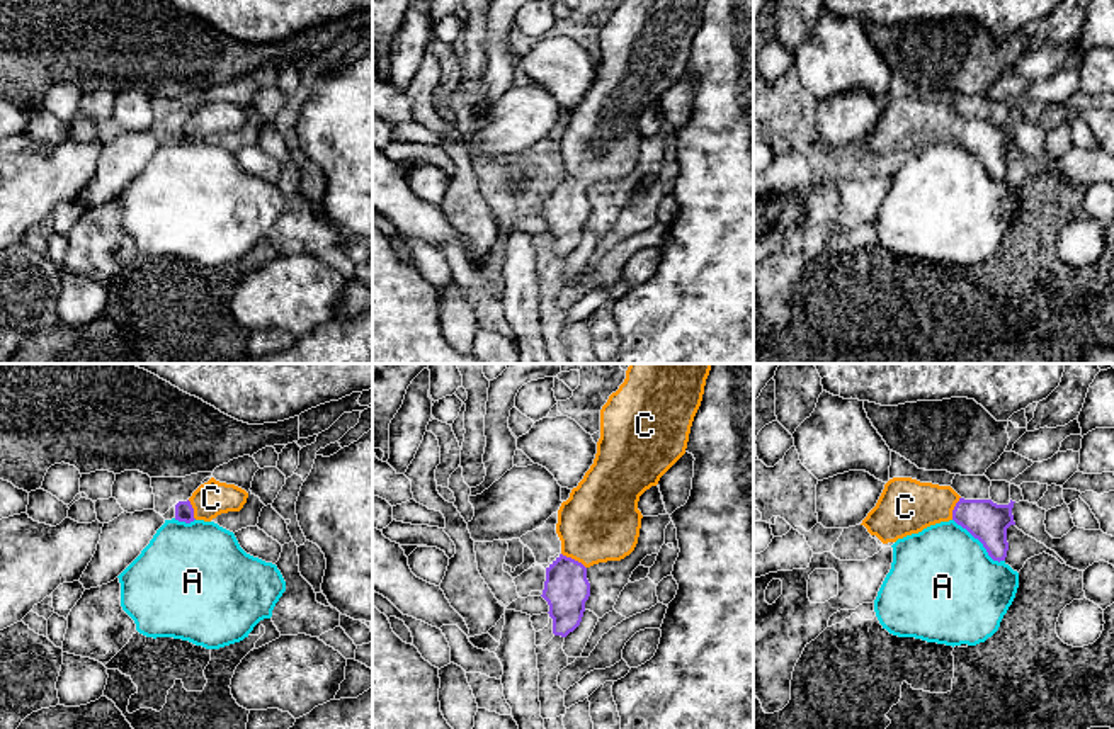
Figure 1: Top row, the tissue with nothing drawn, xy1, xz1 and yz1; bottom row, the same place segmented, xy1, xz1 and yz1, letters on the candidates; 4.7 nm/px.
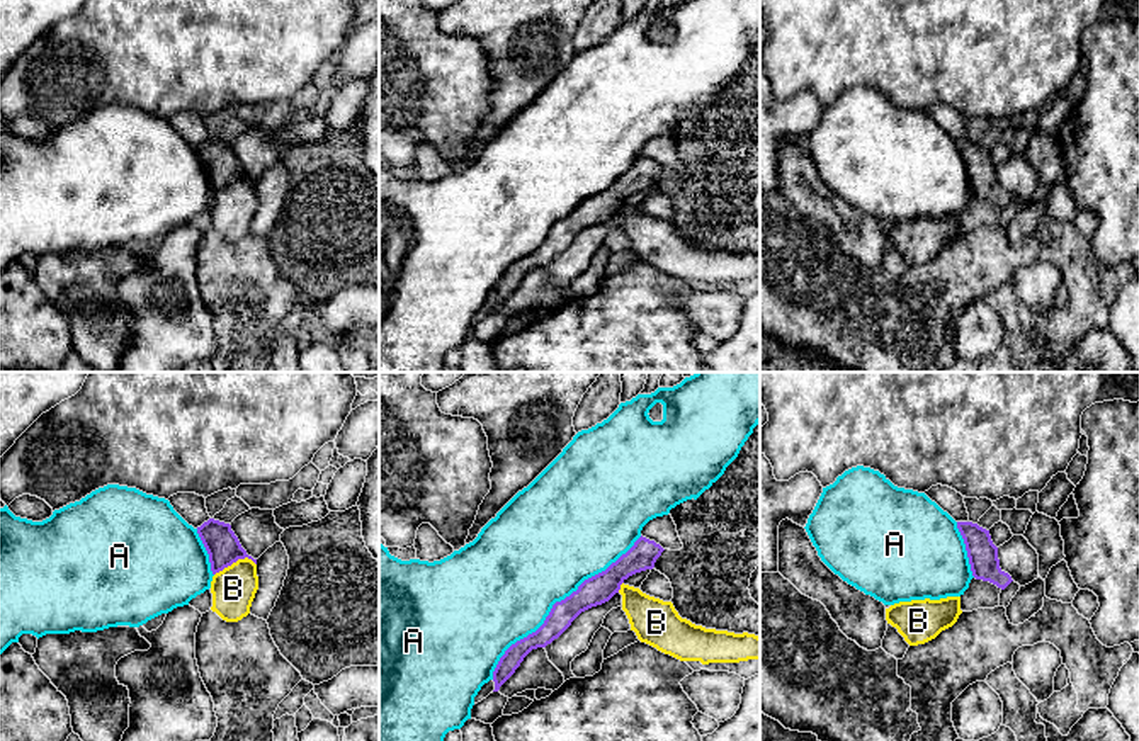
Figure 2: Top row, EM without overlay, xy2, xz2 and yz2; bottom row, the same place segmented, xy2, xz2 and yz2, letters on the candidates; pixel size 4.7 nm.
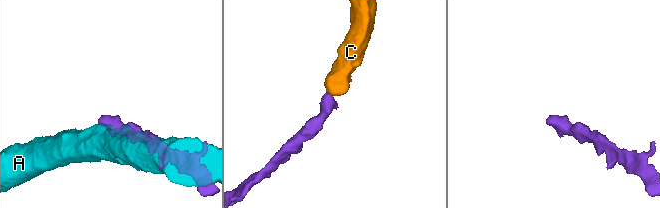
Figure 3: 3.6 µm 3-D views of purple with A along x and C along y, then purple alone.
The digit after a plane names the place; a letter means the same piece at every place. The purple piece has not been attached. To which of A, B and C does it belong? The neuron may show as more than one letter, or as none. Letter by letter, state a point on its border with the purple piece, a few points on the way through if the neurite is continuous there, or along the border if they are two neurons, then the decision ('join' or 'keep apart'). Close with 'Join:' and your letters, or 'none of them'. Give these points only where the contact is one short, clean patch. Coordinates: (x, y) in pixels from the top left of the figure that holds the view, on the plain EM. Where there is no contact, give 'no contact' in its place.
A: contact xz2 (556, 221); keep apart
B: contact xy2 (235, 181); border xy2 (255, 182), (238, 177), (215, 194); keep apart
C: contact xz1 (574, 179); way xz1 (567, 208), (567, 194), (574, 179), (599, 141); join
Join: C

